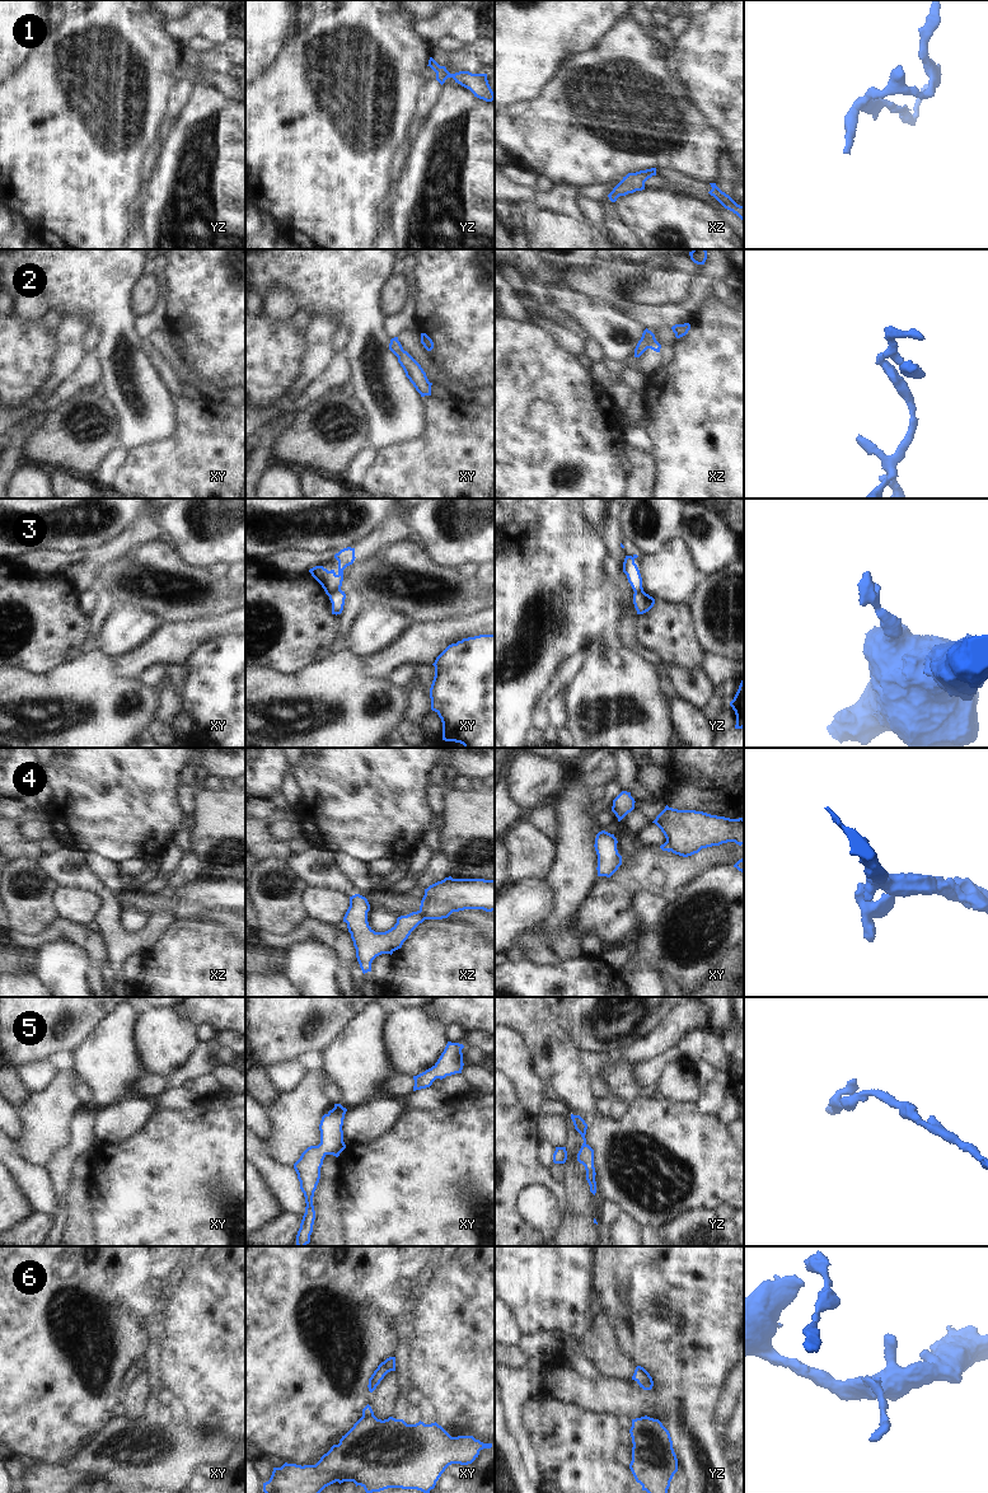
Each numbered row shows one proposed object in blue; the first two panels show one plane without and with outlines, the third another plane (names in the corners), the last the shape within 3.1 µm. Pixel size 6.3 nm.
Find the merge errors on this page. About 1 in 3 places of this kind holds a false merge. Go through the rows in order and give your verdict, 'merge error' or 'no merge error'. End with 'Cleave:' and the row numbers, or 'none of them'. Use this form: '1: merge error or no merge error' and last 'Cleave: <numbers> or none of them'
1: no merge error
2: merge error
3: merge error
4: merge error
5: no merge error
6: merge error
Cleave: 2, 3, 4, 6

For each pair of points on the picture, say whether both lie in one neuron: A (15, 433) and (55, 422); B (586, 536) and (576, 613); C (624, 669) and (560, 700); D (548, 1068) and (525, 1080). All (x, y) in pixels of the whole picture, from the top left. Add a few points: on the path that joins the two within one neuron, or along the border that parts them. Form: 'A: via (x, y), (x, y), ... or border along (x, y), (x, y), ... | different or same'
A: border along (47, 413), (42, 422), (26, 438), (22, 452) | different
B: via (576, 555), (576, 594) | same
C: border along (563, 692), (567, 726) | different
D: border along (525, 1047), (534, 1073), (546, 1085) | different

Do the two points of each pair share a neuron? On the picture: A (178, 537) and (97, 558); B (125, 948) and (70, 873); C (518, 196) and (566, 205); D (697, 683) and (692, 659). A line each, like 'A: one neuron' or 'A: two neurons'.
A: one neuron
B: one neuron
C: two neurons
D: two neurons

